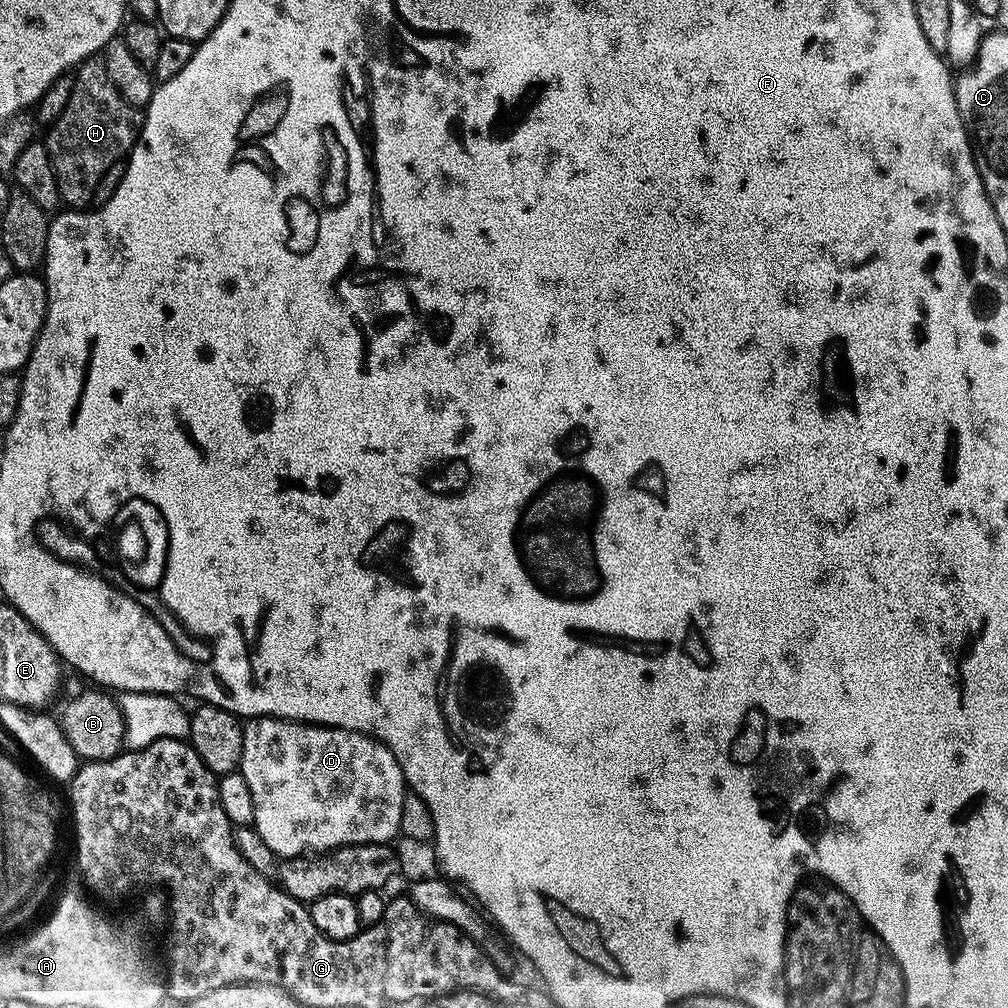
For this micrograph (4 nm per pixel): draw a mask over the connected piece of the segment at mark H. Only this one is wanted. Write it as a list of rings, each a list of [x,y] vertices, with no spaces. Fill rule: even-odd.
[[[89,58],[75,69],[70,102],[47,129],[48,153],[58,182],[58,194],[69,209],[84,210],[92,203],[94,188],[106,170],[123,161],[140,134],[137,109],[128,104],[110,82],[103,59]]]

